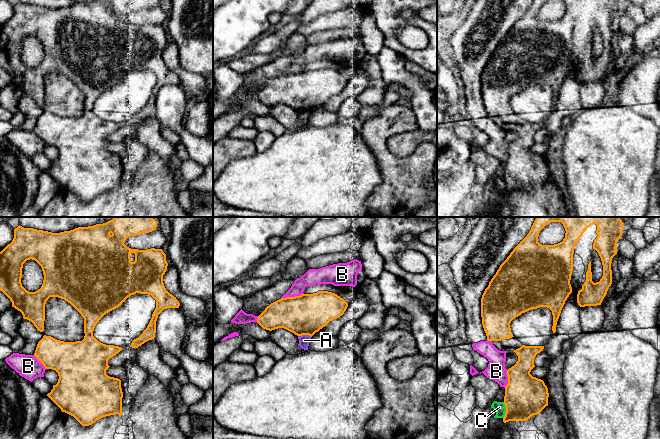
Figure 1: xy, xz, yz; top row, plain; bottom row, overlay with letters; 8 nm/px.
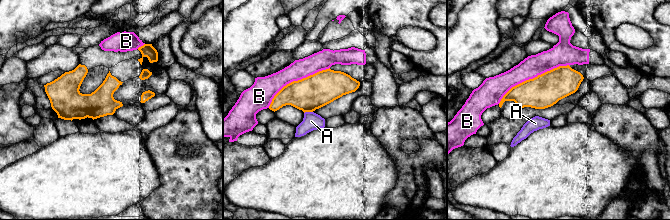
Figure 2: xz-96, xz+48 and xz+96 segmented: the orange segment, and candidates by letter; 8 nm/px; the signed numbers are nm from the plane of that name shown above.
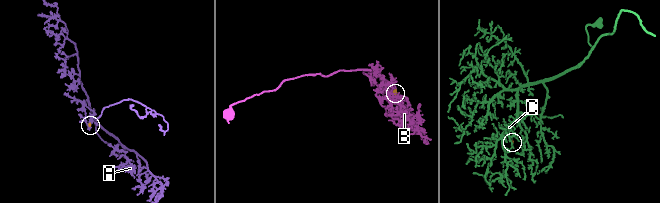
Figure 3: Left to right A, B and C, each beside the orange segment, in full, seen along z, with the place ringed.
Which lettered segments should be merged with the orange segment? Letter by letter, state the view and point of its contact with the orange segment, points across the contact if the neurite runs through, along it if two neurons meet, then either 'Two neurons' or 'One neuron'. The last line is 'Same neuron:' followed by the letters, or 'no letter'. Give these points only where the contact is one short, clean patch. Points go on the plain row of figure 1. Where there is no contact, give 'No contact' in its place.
A: Touches orange at xz (305, 110). Boundary: xz (298, 111), (311, 112). Two neurons
B: Touches orange at xz (292, 73). Two neurons
C: Touches orange at yz (506, 186). Boundary: yz (504, 178), (505, 191), (503, 194). Two neurons
Same neuron: no letter

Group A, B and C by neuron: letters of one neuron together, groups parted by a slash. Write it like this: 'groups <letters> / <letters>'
groups A / B / C

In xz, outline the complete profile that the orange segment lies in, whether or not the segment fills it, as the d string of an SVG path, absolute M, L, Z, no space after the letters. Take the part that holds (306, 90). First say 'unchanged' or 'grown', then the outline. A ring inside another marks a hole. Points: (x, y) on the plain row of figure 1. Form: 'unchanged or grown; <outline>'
unchanged; M318 67L313 70L302 70L295 73L281 74L265 84L258 92L257 99L266 106L284 104L297 112L313 112L330 97L344 90L348 79L335 69Z

